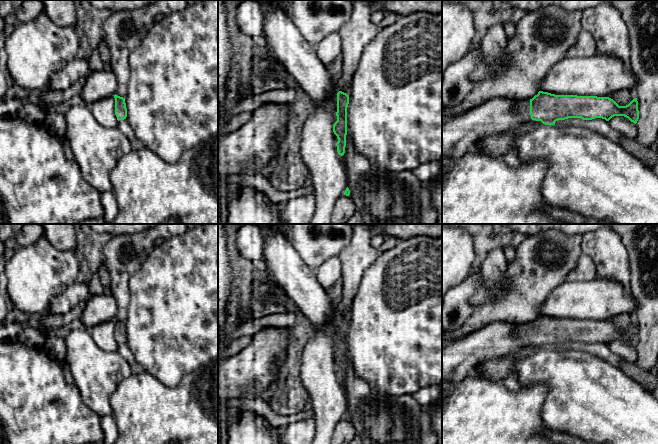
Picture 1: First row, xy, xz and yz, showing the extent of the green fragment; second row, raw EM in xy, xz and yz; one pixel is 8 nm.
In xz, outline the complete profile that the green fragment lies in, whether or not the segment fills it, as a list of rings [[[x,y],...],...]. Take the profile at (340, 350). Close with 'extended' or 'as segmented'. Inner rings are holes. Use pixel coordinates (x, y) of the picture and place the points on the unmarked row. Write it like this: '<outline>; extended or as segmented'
[[[339,315],[337,317],[337,345],[333,349],[333,356],[338,362],[336,367],[337,376],[343,380],[346,371],[346,359],[347,359],[347,331],[349,328],[349,319]]]; as segmented

